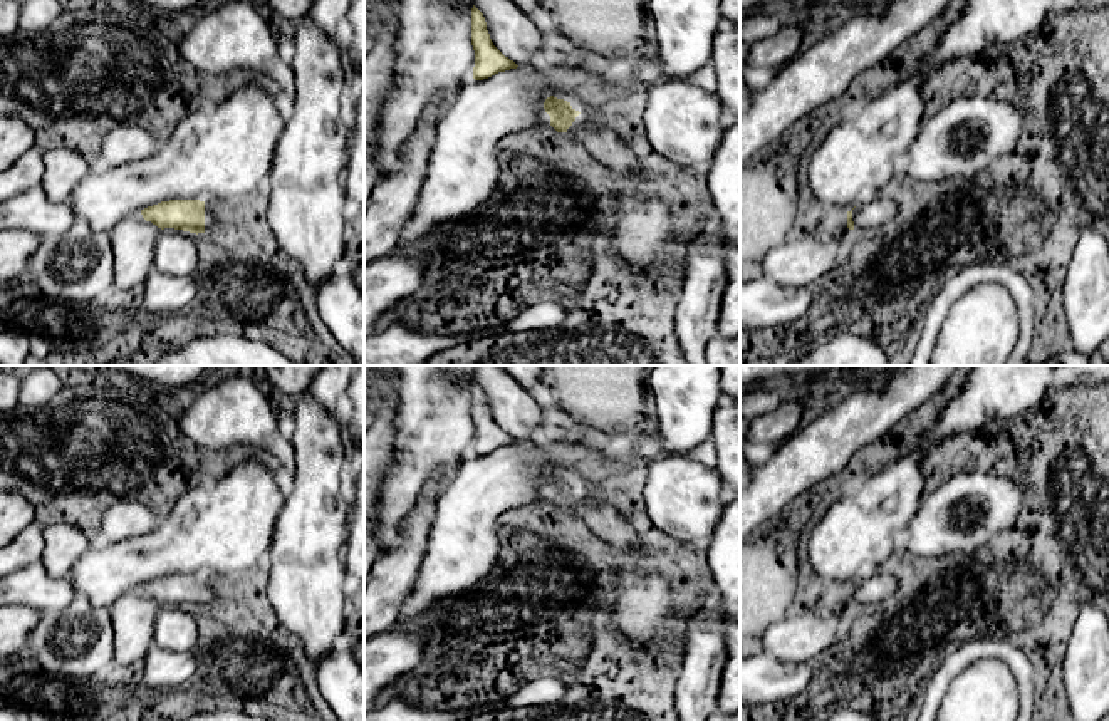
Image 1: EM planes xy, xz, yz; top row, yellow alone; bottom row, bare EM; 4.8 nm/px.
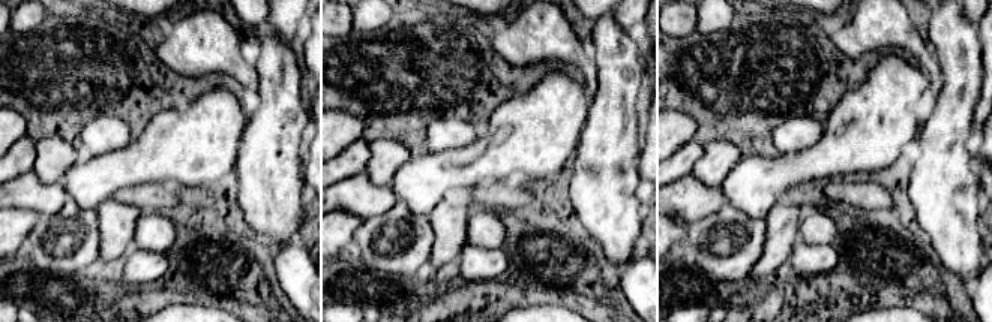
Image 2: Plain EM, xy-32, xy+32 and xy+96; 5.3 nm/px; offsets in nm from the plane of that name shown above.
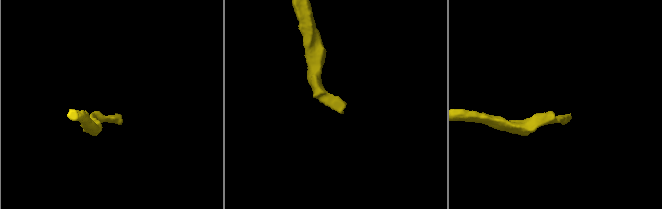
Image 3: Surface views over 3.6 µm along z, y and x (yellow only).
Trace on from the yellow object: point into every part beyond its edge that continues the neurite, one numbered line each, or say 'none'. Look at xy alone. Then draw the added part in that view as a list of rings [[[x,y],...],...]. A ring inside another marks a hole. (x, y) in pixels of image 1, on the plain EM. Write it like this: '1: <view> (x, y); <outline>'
1: xy (215, 594); [[[205,578],[205,609],[215,609],[230,602],[230,589],[211,578]]]

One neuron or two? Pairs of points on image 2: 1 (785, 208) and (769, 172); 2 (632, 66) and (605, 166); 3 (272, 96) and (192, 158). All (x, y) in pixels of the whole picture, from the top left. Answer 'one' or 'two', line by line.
1: two
2: one
3: two

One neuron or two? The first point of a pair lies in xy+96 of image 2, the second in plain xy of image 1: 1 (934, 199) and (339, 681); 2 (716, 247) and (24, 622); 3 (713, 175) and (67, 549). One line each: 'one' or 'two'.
1: two
2: two
3: one

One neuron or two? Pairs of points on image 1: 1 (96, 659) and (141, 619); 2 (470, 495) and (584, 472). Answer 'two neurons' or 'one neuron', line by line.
1: two neurons
2: one neuron

